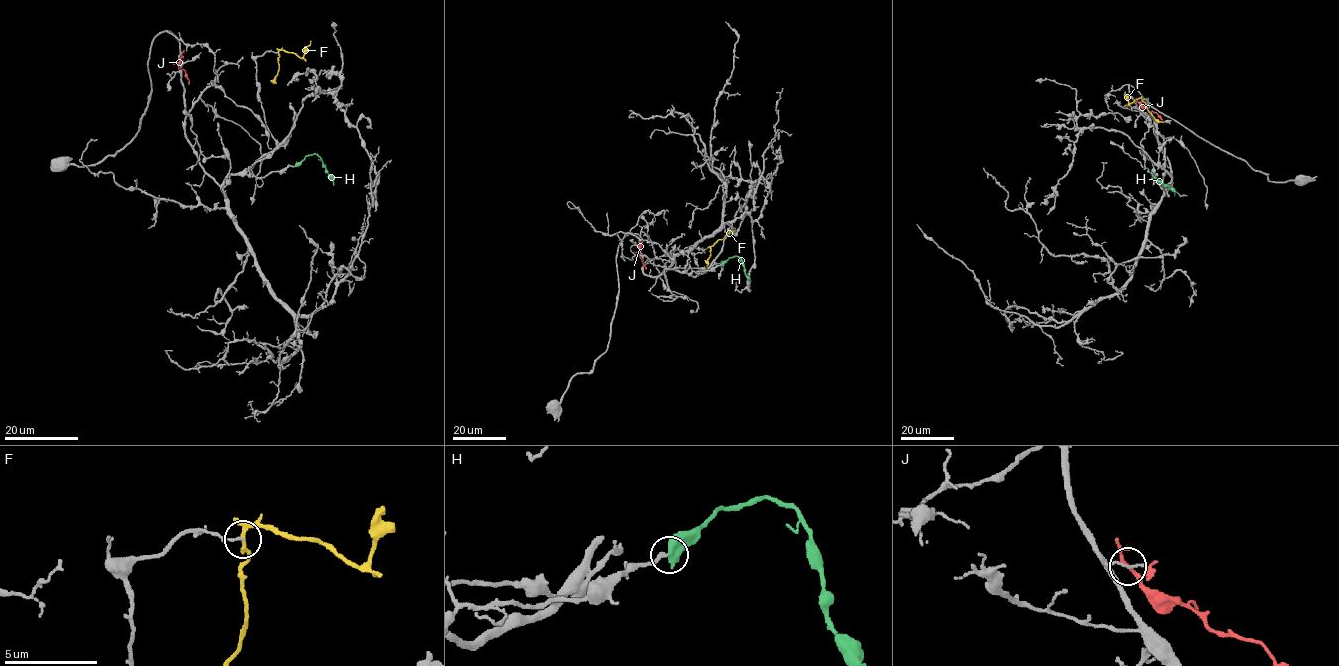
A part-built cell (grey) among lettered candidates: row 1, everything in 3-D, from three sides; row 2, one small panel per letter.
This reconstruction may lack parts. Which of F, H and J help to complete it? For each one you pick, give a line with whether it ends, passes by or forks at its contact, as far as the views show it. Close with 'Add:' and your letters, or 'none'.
H: it ends
Add: H

